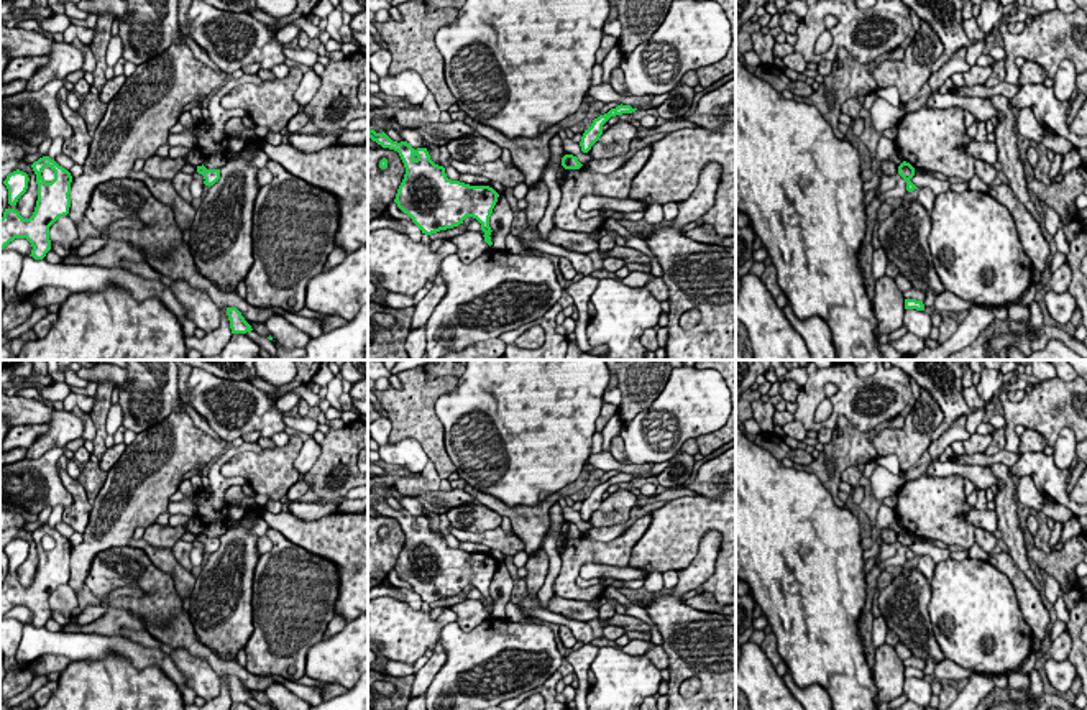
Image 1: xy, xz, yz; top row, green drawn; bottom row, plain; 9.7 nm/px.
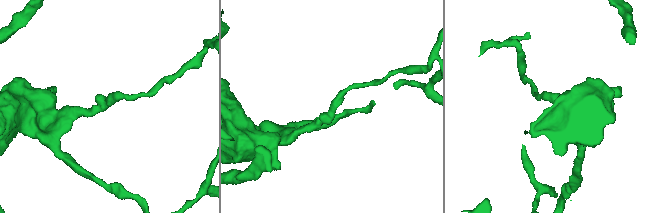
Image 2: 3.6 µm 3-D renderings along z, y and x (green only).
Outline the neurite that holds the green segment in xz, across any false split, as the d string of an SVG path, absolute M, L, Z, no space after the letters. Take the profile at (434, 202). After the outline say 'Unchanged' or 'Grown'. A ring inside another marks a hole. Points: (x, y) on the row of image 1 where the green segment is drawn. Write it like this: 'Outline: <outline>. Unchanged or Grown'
Outline: M368 130L368 138L399 153L406 174L394 202L425 235L453 228L473 217L481 224L491 247L489 217L499 194L489 186L452 181L445 168L430 159L427 148L414 150L407 141L392 141L384 131Z. Unchanged

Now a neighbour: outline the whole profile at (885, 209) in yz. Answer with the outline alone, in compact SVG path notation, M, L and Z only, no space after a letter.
M883 202L877 210L877 222L875 222L874 233L872 233L872 247L875 250L882 248L880 240L878 240L878 227L883 220L887 220L892 215L893 210L895 209L888 202Z

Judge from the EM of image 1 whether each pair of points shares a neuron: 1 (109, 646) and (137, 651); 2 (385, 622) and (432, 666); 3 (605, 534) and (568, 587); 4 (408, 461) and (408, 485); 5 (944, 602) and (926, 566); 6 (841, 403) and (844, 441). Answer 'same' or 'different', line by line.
1: same
2: different
3: different
4: different
5: different
6: different

